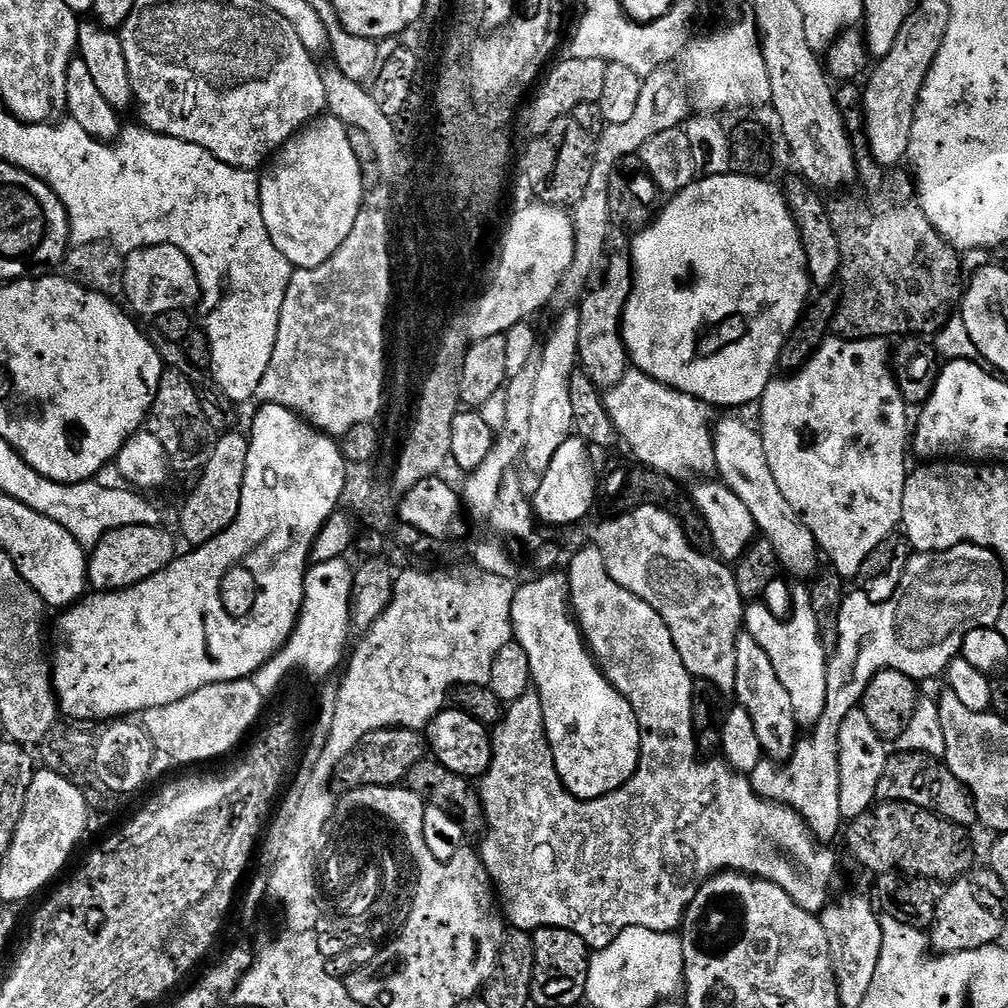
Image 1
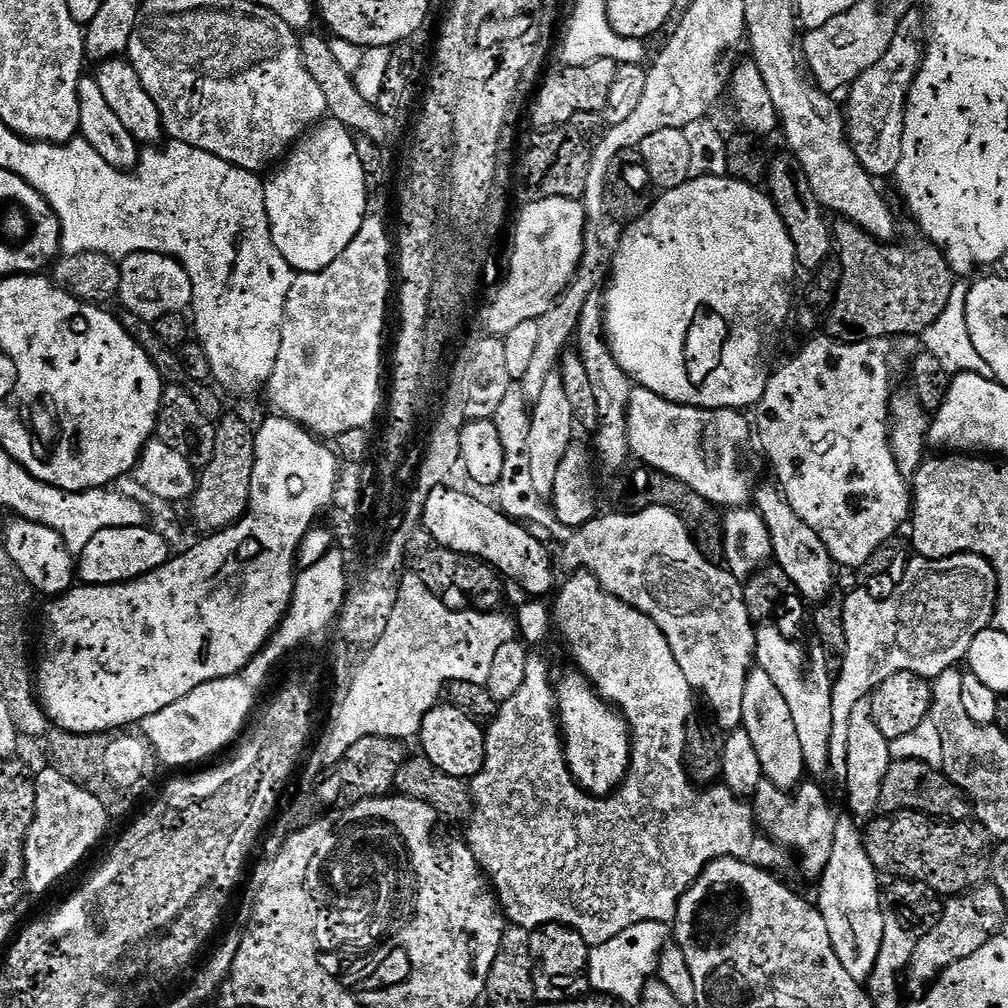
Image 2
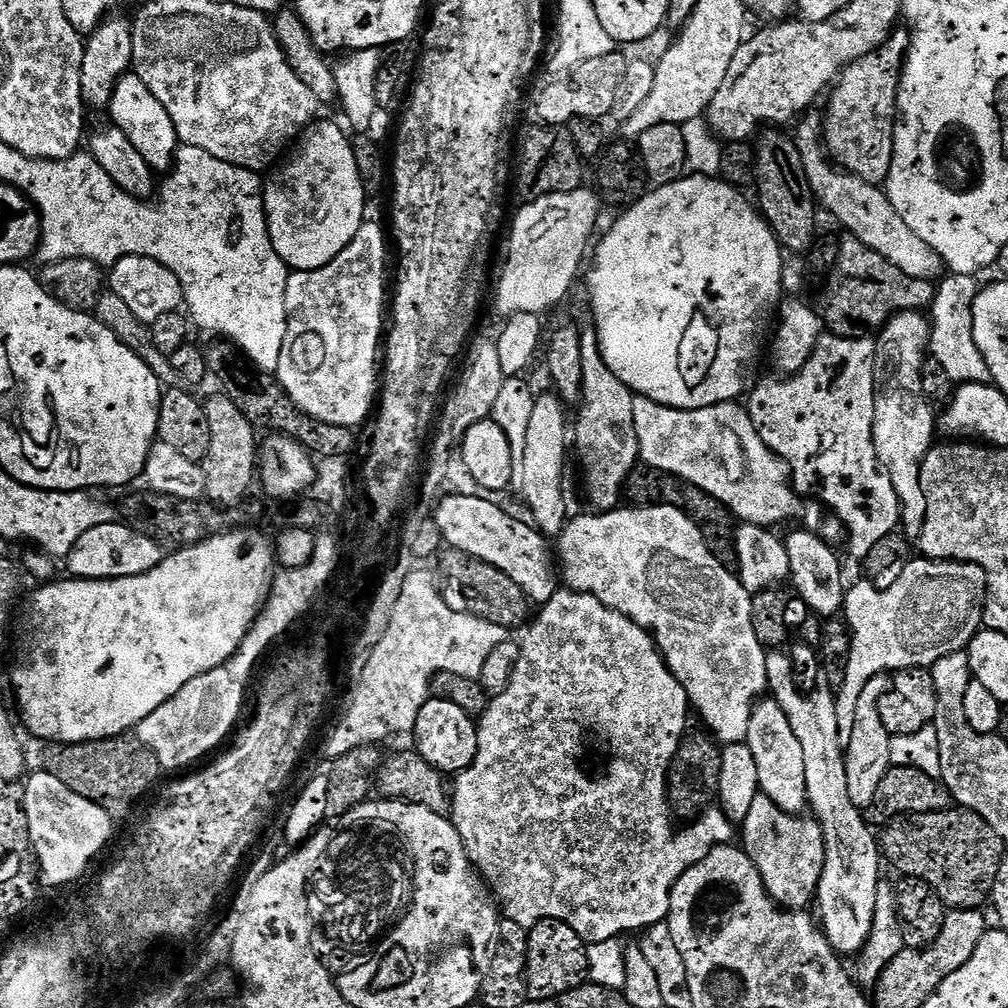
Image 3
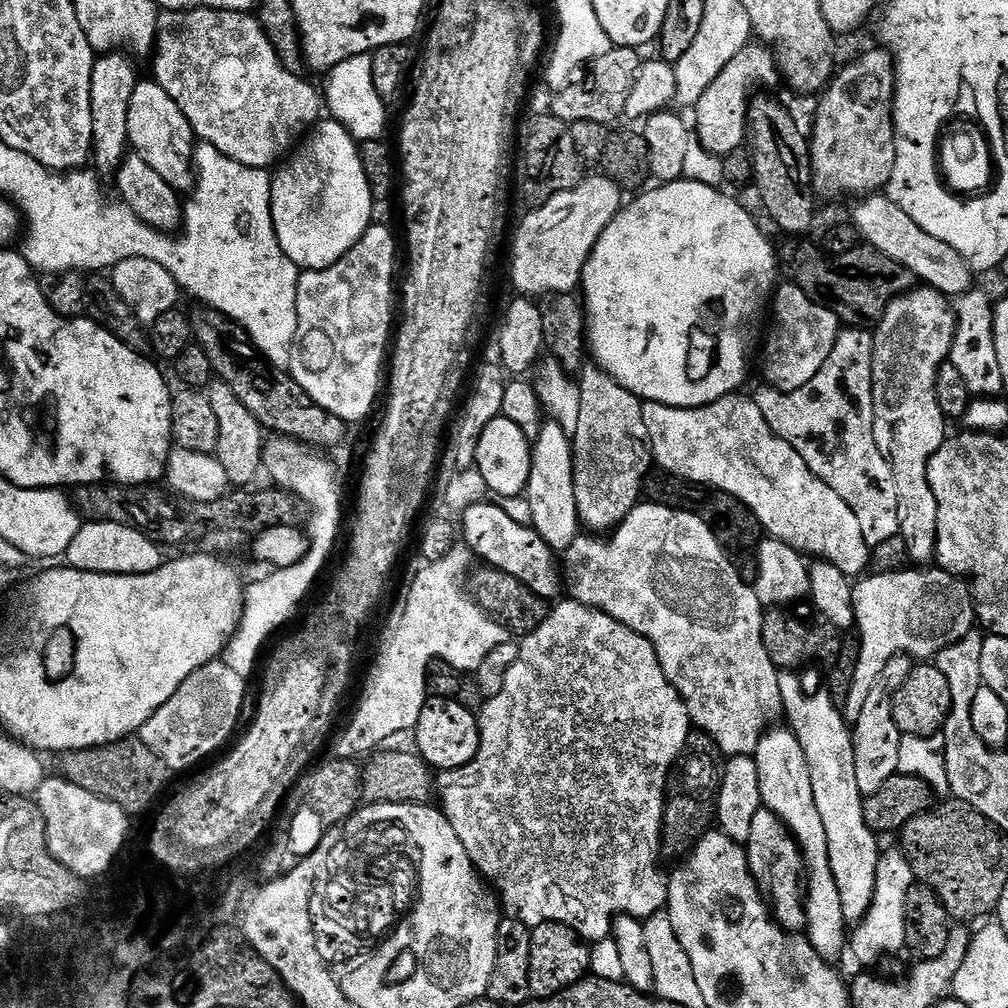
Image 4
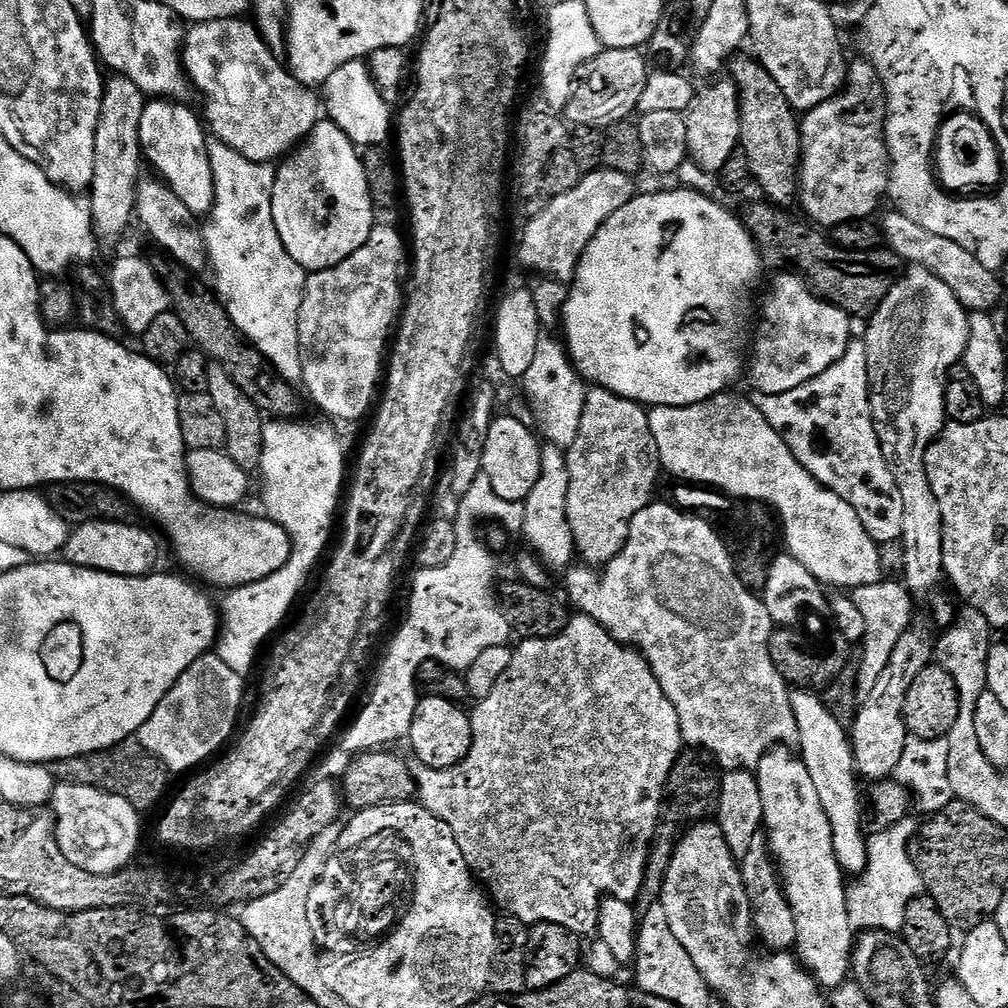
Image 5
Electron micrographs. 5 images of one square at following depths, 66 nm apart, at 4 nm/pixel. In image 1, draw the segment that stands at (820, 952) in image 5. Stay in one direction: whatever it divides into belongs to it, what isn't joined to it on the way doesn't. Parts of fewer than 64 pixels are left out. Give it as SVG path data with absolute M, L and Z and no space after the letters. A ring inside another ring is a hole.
M747 634L736 639L736 661L738 670L734 696L740 699L737 700L739 707L745 708L750 718L754 718L754 730L758 733L763 755L777 762L791 760L798 743L798 725L790 693L786 691L786 686L782 686L778 674L774 674L774 662L766 658L766 650L762 650L762 646L758 646L758 642L754 642L754 638Z

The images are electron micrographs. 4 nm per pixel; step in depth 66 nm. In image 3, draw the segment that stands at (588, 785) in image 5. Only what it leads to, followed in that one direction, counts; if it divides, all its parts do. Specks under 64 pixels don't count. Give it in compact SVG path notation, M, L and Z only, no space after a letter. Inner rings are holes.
M557 590L554 598L550 598L550 602L543 605L539 612L540 617L536 616L531 621L527 629L528 637L520 644L520 658L510 686L502 695L491 697L488 709L479 717L480 750L465 772L455 773L454 787L450 792L450 819L468 848L473 868L487 881L507 919L518 922L518 926L529 930L539 920L561 920L569 924L589 945L602 946L608 940L623 937L623 932L636 932L639 928L647 930L655 924L665 923L670 910L672 891L678 880L692 866L702 862L702 858L706 858L710 850L714 850L720 844L732 844L734 824L723 810L713 806L691 821L692 829L689 832L676 832L675 826L672 825L674 813L668 803L668 774L672 769L676 751L680 748L680 740L690 727L690 705L686 690L668 668L668 663L656 644L655 636L648 629L635 624L626 614L606 606L588 592ZM588 731L592 731L606 747L612 748L612 761L609 762L604 776L598 777L597 780L590 773L580 769L580 755L584 752L584 732Z

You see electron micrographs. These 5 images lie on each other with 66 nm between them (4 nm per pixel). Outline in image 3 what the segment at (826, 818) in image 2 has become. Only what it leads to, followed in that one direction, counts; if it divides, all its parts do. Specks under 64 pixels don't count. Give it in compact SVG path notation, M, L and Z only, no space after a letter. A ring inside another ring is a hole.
M761 794L754 798L742 828L743 850L752 859L754 866L758 866L764 885L777 905L789 910L807 909L807 904L817 899L826 862L824 831L820 829L819 820L808 814L782 810L782 806Z

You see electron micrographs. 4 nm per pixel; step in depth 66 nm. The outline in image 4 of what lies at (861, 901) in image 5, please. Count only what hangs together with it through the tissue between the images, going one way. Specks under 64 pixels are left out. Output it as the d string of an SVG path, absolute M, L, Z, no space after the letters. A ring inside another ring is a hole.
M885 851L878 862L878 874L874 884L874 898L870 910L863 920L855 925L856 933L850 936L850 952L864 964L872 964L887 952L896 952L905 947L906 938L906 894L910 894L914 877L912 867L903 851Z

